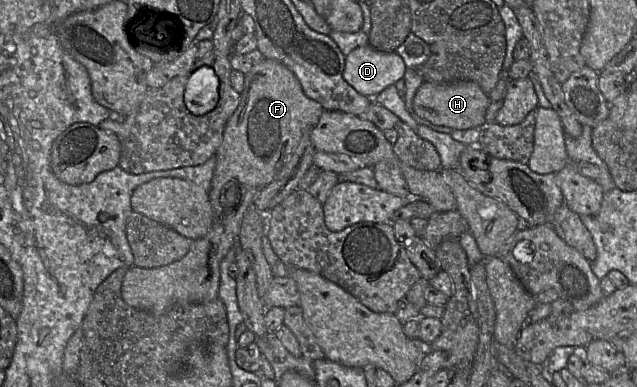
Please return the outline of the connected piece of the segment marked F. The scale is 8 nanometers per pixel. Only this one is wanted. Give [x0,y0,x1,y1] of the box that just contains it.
[121,58,324,313]

